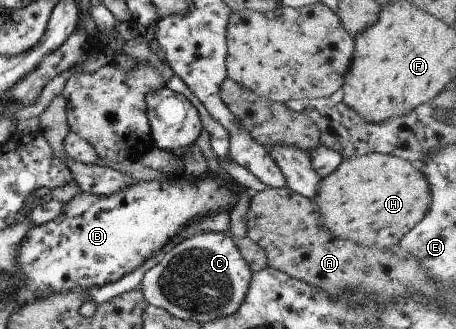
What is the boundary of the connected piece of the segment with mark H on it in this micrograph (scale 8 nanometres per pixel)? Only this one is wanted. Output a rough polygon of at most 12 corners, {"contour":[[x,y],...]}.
{"contour":[[342,158],[312,201],[322,229],[390,249],[431,199],[415,164]]}

